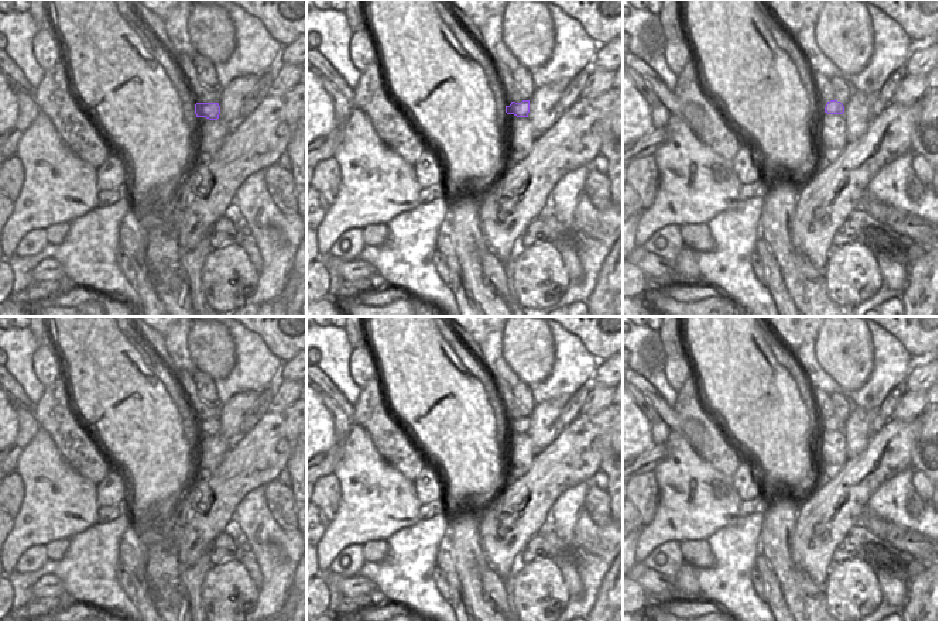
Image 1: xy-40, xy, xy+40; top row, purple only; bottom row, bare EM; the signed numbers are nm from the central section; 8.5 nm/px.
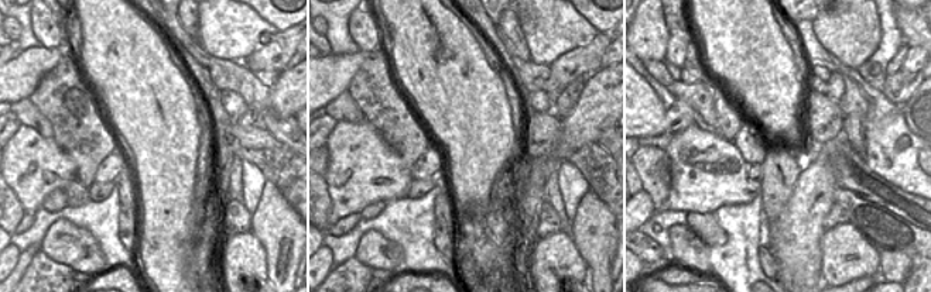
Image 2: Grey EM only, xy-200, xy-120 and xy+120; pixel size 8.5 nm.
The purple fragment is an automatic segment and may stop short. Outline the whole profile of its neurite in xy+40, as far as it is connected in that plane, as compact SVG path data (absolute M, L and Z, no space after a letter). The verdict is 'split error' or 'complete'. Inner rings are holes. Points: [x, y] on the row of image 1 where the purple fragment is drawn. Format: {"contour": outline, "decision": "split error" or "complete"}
{"contour": "M816 97L815 99L815 110L823 110L827 114L843 114L844 113L844 106L835 100L825 100L823 97Z", "decision": "split error"}

